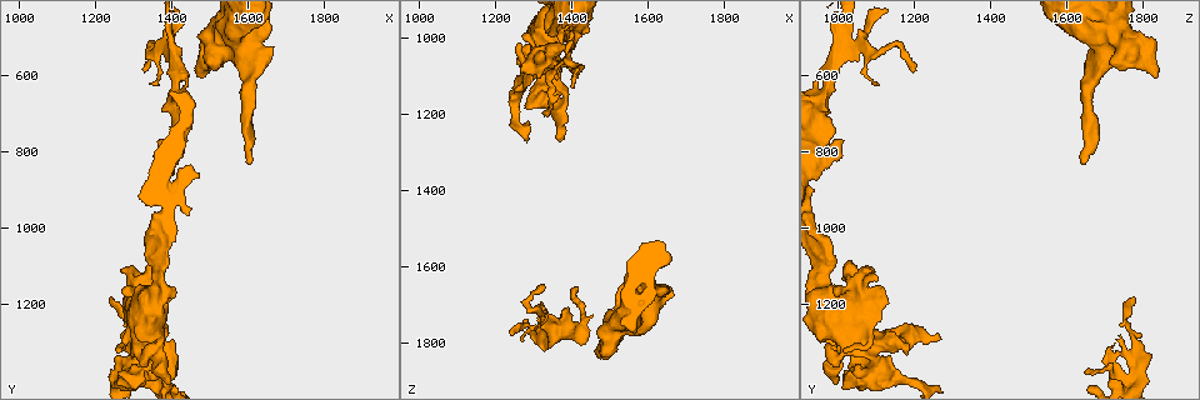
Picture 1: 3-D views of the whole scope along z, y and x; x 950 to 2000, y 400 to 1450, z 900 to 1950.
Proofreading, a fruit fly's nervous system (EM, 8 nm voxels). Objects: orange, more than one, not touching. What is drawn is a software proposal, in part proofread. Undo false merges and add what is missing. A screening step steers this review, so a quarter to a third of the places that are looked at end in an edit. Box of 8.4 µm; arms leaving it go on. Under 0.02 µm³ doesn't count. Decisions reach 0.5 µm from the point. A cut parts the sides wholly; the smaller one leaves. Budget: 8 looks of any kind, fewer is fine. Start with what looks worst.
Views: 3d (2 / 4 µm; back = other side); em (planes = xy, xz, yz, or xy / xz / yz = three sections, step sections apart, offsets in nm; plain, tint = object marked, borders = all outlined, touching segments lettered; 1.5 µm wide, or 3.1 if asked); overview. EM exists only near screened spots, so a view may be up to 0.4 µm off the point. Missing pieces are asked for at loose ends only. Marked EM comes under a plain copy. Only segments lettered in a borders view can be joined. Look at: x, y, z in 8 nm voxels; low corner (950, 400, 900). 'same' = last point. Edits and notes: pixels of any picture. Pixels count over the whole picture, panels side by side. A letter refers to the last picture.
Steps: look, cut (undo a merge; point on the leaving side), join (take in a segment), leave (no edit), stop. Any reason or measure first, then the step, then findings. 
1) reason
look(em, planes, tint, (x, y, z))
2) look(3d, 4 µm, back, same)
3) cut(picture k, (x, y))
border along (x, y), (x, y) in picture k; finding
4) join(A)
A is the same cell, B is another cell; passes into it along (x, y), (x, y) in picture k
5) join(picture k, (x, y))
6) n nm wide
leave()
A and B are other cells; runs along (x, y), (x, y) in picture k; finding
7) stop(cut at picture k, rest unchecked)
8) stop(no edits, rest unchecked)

an open end
look(3d, 4 µm, (1475, 600, 1840))

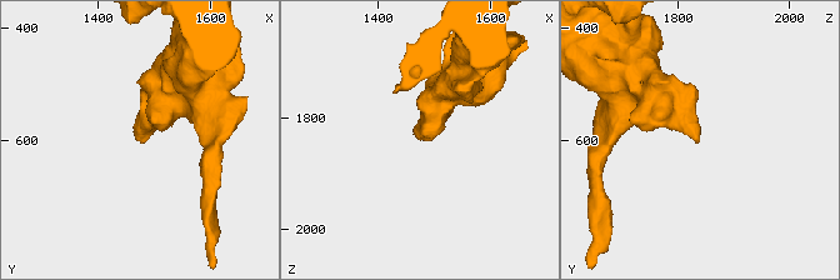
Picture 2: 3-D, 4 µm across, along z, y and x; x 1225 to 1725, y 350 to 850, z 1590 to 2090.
need the tissue
look(em, yz, step 8, borders, (1465, 600, 1835))

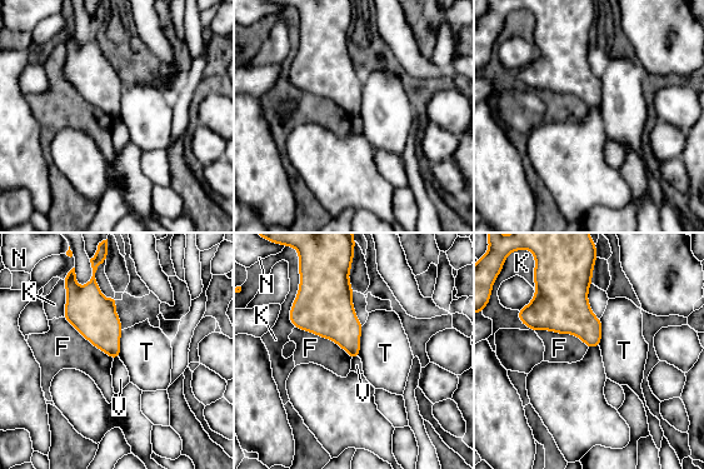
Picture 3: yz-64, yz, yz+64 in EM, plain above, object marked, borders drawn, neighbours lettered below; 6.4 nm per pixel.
look(em, planes, borders, same)

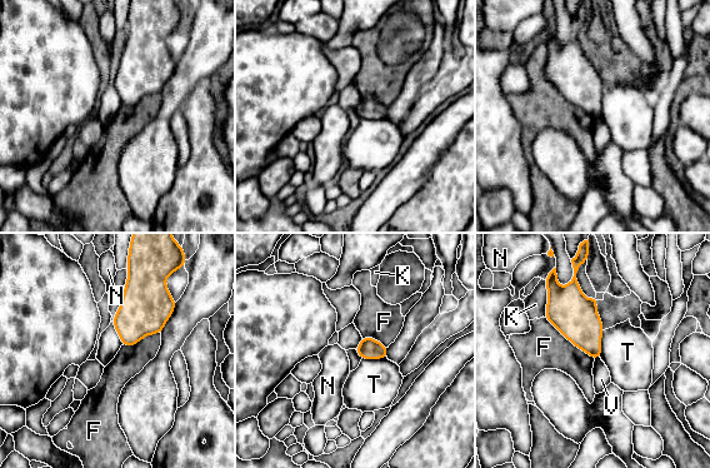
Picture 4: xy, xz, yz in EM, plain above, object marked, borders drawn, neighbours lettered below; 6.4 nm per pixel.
leave()
F, K, N, T and V are other cells; border along (604, 330), (600, 358) in picture 4; none of them fits

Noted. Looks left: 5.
branch stops here
look(3d, 2 µm, (1235, 1185, 1780))

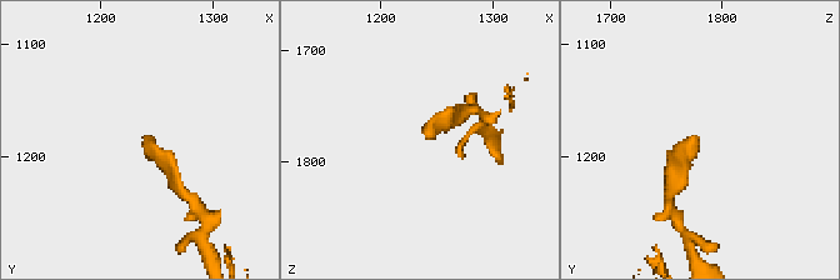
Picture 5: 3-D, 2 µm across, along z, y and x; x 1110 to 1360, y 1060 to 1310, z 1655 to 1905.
look(em, planes, borders, (1240, 1180, 1782))

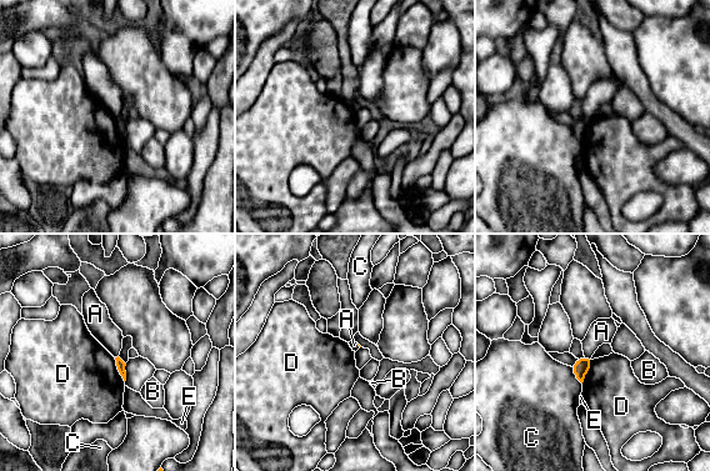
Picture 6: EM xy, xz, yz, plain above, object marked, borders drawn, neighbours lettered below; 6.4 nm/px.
leave()
A, B, C, D and E are other cells; border along (114, 357), (116, 369), (124, 381) in picture 6; no lettered segment goes on from it

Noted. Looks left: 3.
an open end
look(3d, 2 µm, (1395, 1260, 1170))

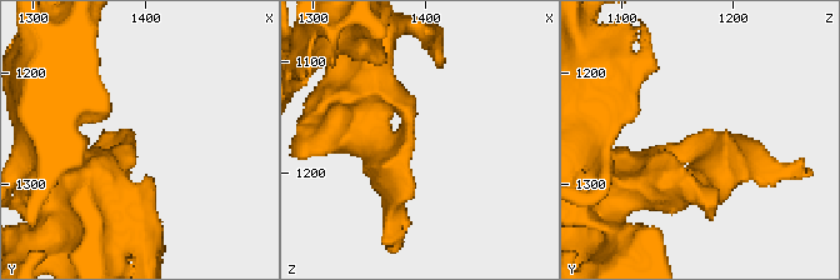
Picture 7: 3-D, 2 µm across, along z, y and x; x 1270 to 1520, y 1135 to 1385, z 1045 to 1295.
now the EM
look(em, planes, tint, (1388, 1256, 1172))

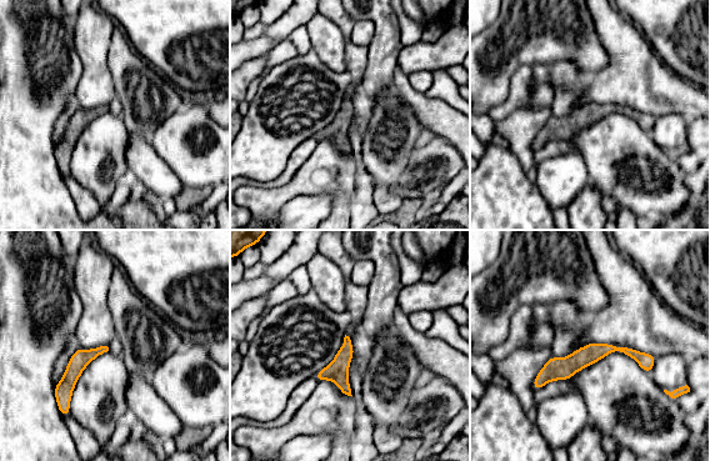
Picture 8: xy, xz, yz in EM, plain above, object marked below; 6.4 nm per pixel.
see the neighbours
look(em, planes, borders, same)

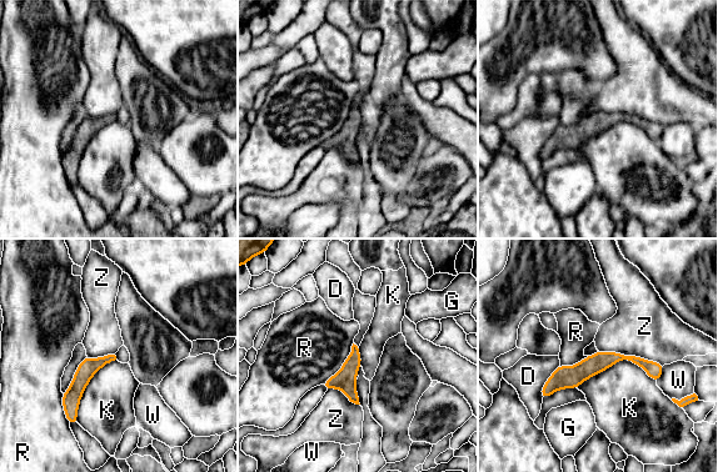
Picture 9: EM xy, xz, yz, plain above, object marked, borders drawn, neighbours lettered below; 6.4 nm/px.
leave()
D, G, K, R, W and Z are other cells; no lettered segment goes on from it

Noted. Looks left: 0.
stop(no edits, rest unchecked)

